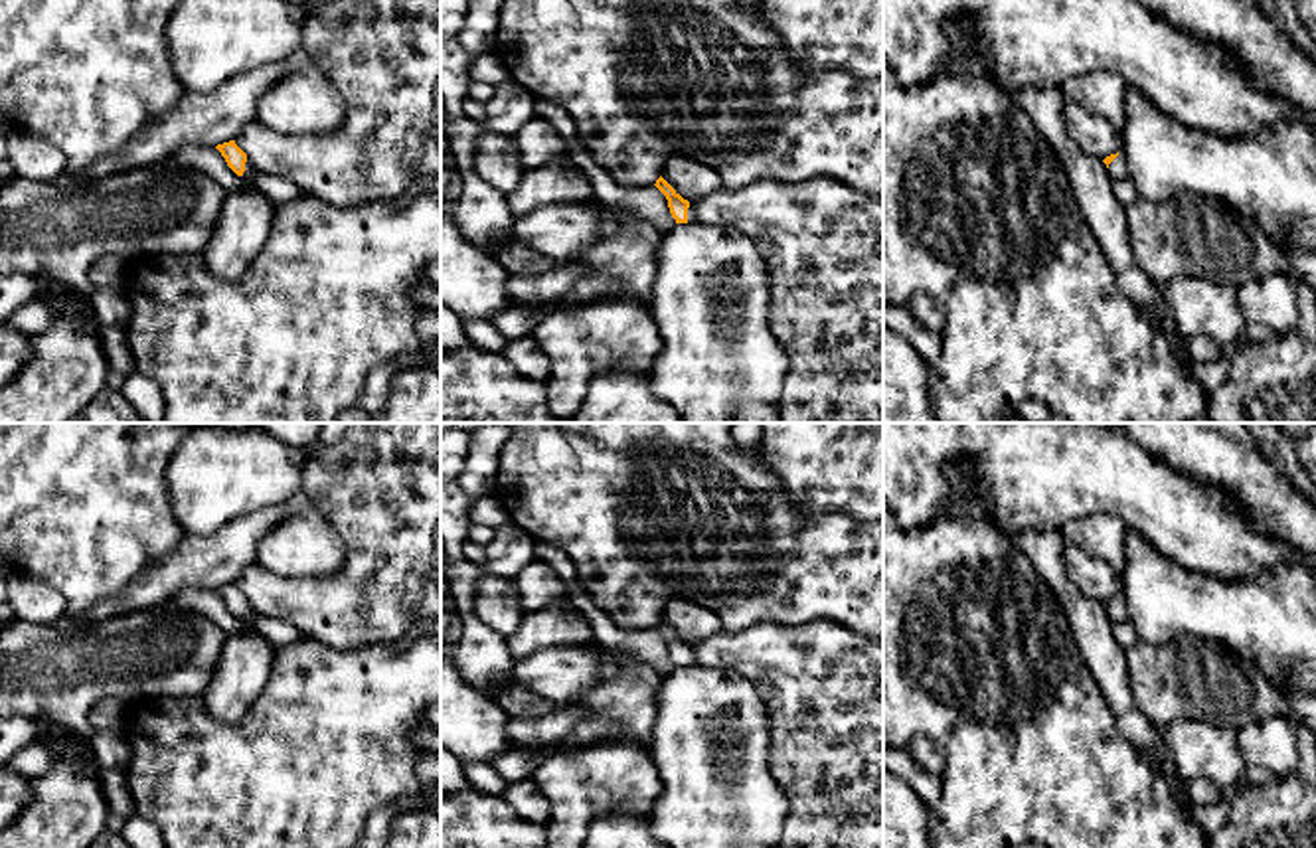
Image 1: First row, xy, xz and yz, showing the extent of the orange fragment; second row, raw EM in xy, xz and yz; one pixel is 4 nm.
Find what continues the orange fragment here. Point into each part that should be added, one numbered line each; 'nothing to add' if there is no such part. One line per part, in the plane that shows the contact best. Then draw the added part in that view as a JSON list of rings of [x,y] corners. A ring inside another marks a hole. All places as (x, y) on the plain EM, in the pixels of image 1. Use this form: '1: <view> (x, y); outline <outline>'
1: xy (279, 633); outline [[[249,601],[245,605],[245,615],[241,621],[255,625],[273,648],[290,646],[306,636],[298,627],[285,619],[259,615]]]

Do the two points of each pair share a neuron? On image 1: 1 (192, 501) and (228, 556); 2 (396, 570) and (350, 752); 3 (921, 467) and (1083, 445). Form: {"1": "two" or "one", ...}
{"1": "two", "2": "two", "3": "one"}

